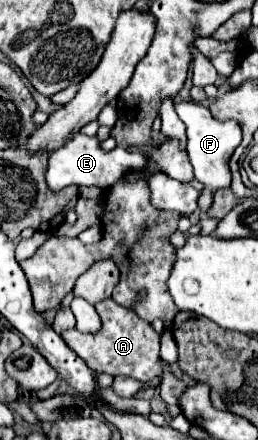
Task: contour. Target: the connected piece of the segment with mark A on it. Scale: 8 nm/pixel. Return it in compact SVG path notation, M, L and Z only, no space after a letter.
M112 297L98 301L94 307L102 319L102 329L96 333L80 333L78 329L62 331L62 339L66 341L66 345L96 373L108 373L112 377L124 375L140 381L160 379L160 335L152 329L152 325L140 319L132 309L118 305Z

